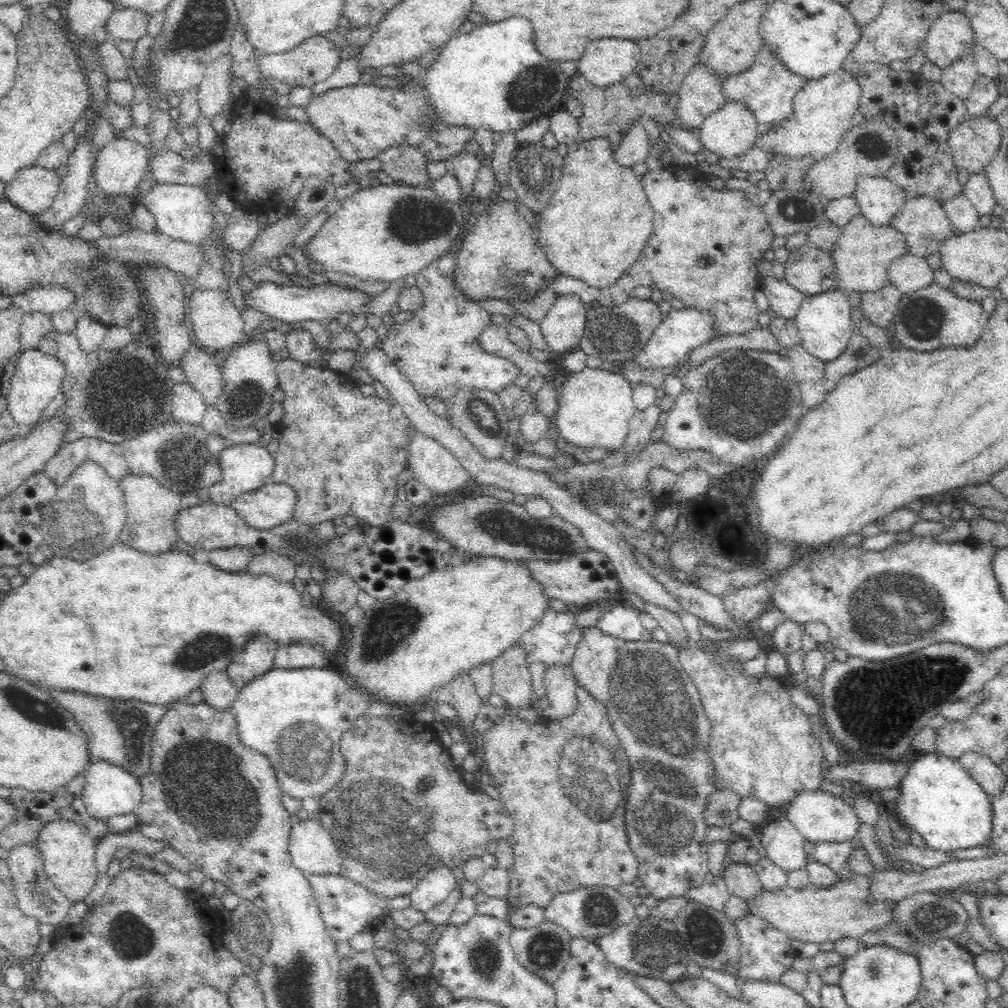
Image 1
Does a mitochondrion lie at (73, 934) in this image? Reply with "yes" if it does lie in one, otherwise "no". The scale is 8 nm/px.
no

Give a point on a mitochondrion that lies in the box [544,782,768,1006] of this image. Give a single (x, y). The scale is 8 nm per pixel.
(661, 944)

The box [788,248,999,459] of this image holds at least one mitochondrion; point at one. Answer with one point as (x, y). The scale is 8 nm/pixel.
(925, 326)

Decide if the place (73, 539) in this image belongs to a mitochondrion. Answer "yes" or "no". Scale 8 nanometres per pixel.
yes

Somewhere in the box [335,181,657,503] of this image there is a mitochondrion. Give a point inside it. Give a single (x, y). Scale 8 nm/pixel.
(416, 220)

